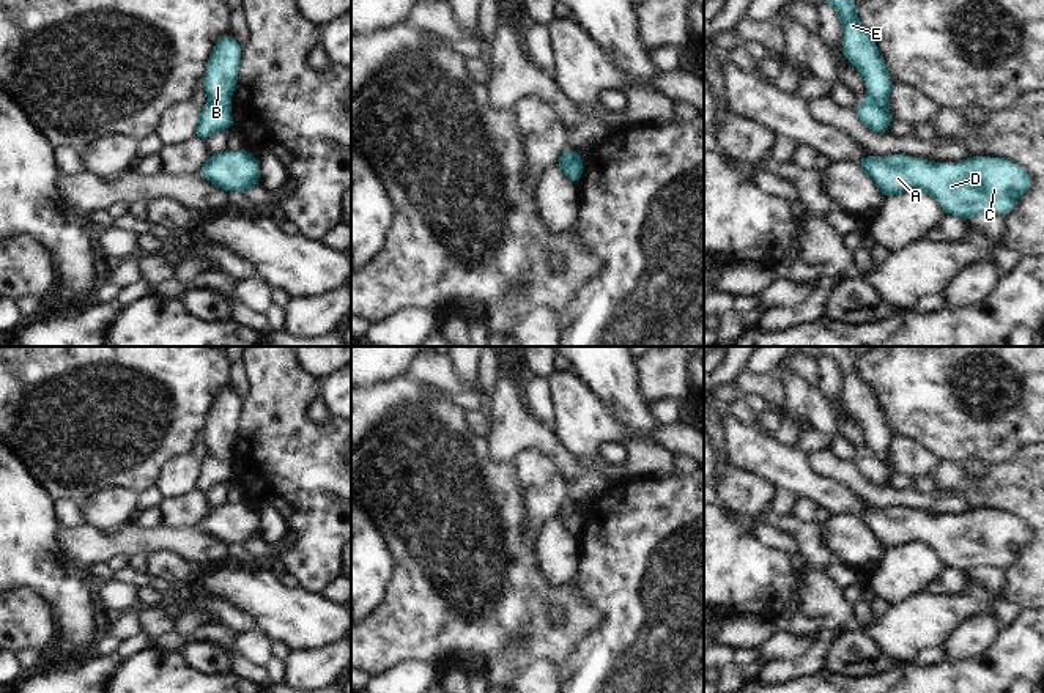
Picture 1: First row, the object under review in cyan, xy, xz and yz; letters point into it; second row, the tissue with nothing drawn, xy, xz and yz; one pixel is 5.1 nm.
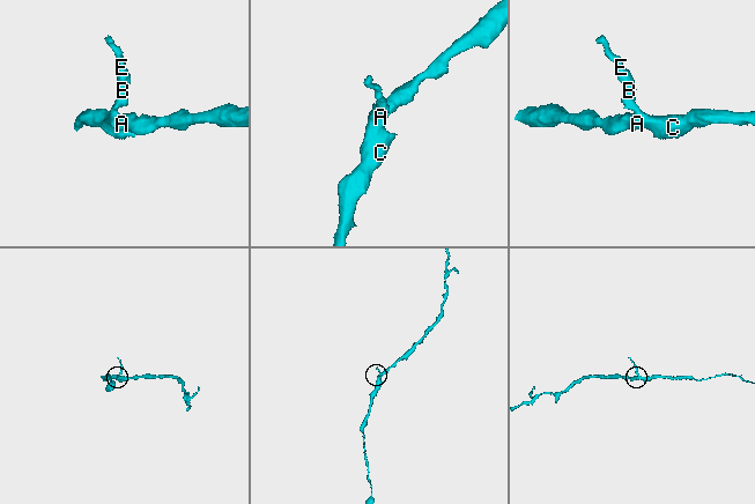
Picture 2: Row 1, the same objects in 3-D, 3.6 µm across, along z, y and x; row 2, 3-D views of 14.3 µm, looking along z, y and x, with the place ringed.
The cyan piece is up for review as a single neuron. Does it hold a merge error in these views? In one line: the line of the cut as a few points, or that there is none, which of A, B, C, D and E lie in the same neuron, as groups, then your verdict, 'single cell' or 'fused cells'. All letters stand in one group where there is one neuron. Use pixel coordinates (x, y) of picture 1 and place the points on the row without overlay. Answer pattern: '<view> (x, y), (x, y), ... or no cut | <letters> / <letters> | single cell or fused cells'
yz (866, 451), (879, 457), (890, 468) | A C D / B E | fused cells

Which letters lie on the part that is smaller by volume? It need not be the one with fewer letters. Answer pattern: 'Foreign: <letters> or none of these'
Foreign: B, E

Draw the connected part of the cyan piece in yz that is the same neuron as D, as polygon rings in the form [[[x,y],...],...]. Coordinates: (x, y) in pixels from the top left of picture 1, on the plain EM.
[[[871,507],[860,512],[858,518],[885,550],[920,542],[942,556],[945,569],[956,567],[965,573],[984,565],[1006,569],[1016,559],[1019,550],[1031,540],[1028,524],[1005,510],[968,509],[962,515],[931,515],[905,507]]]

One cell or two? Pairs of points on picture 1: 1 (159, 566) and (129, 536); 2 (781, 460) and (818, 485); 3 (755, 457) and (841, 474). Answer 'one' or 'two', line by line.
1: two
2: one
3: two

